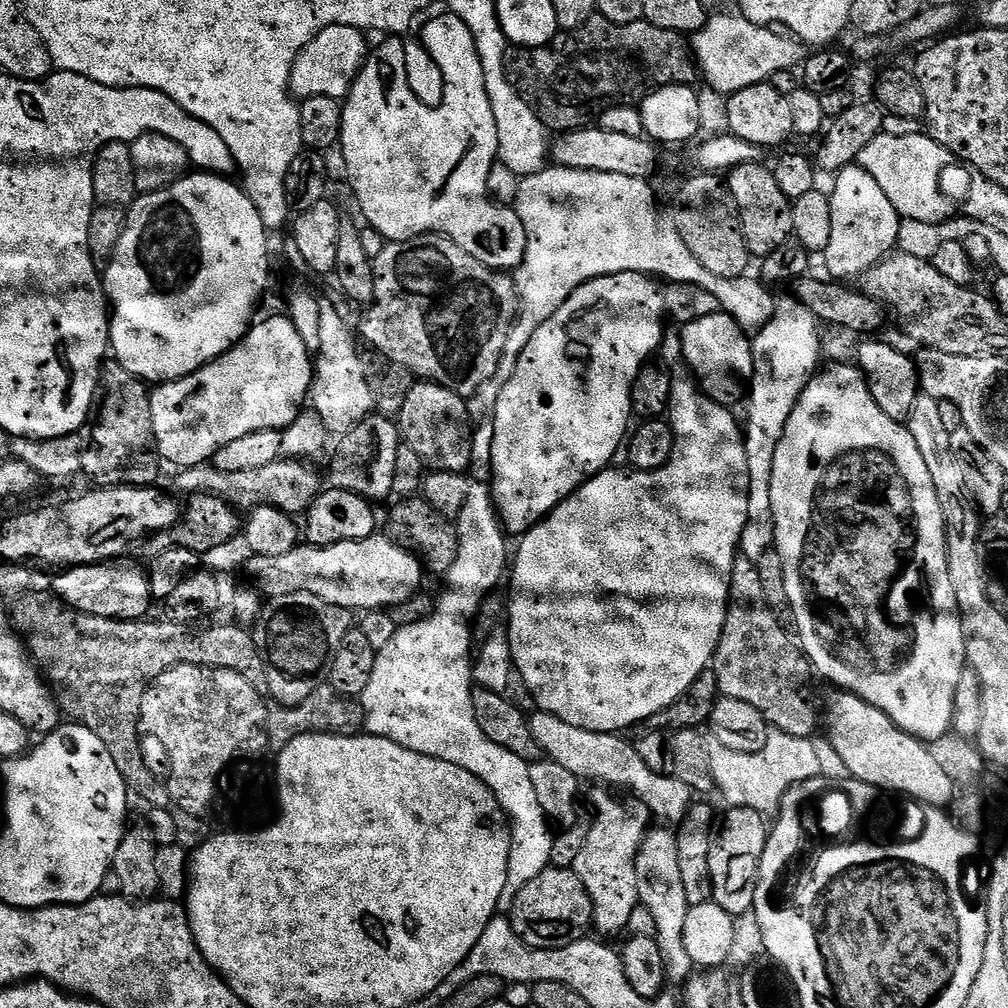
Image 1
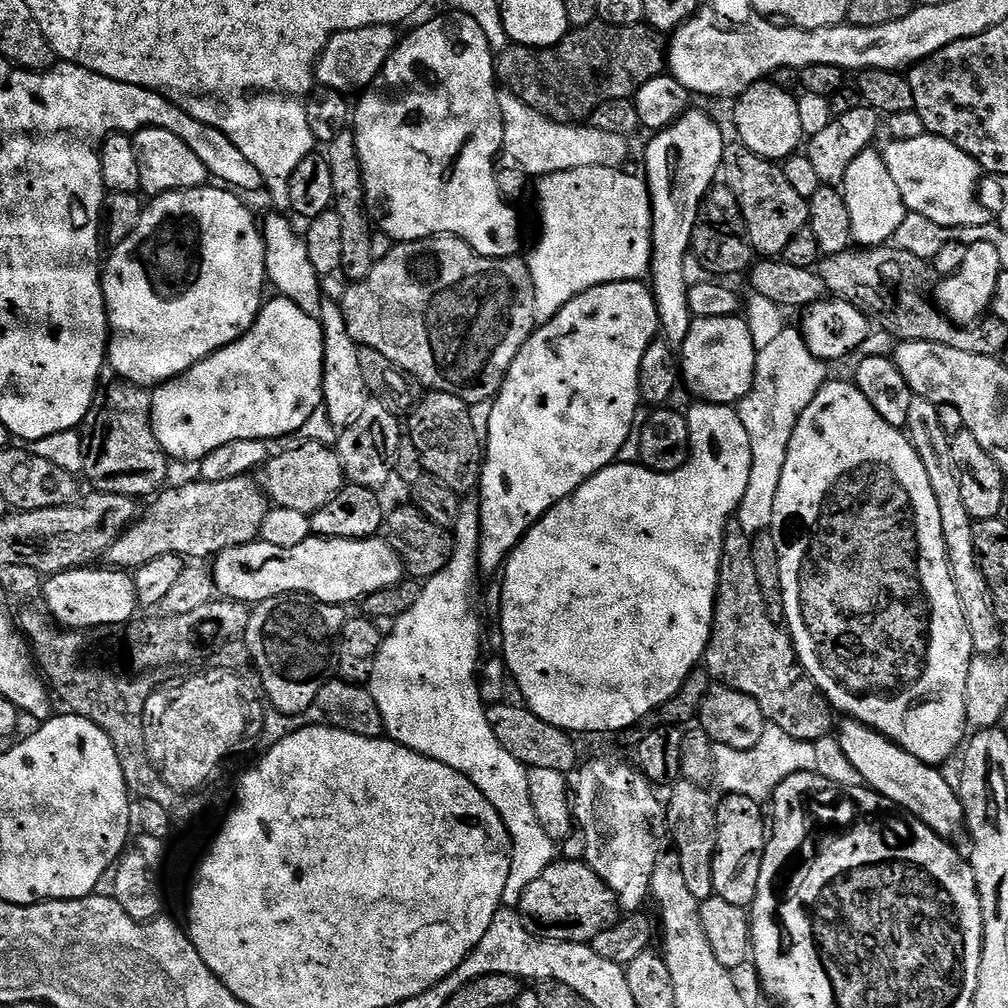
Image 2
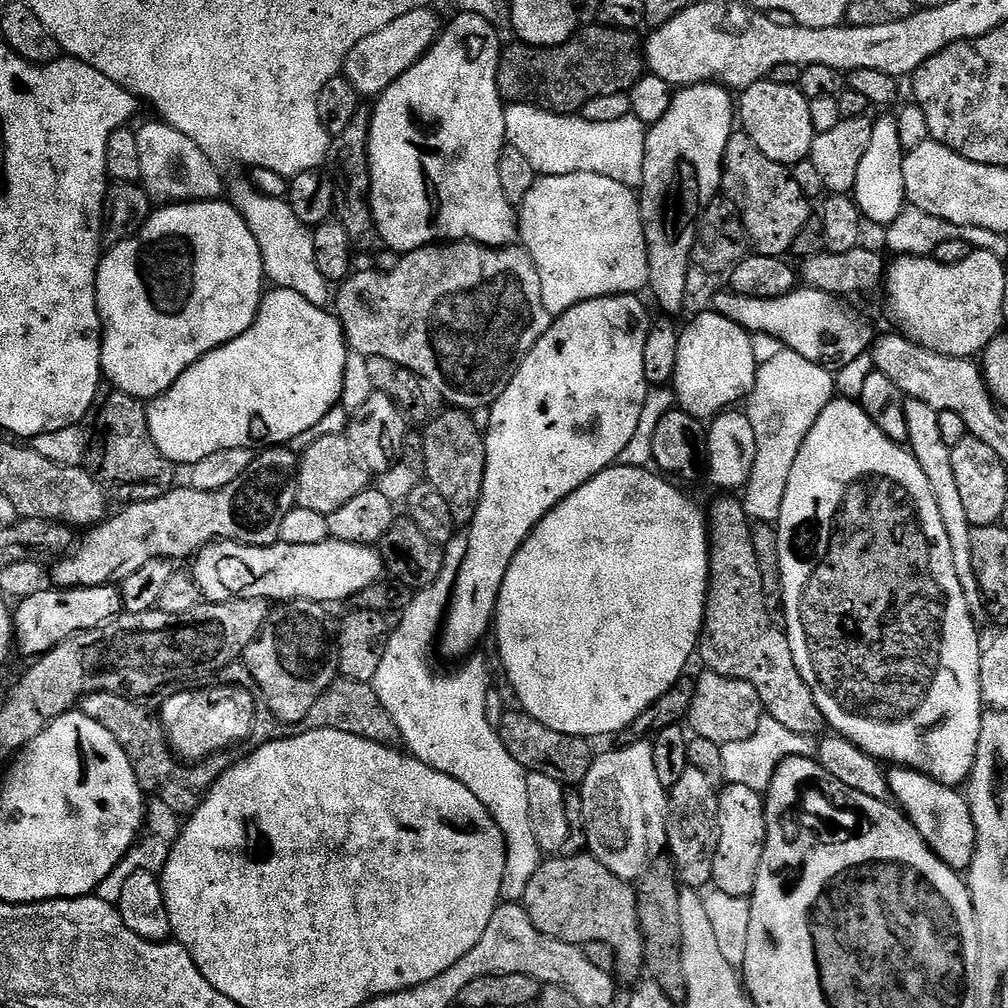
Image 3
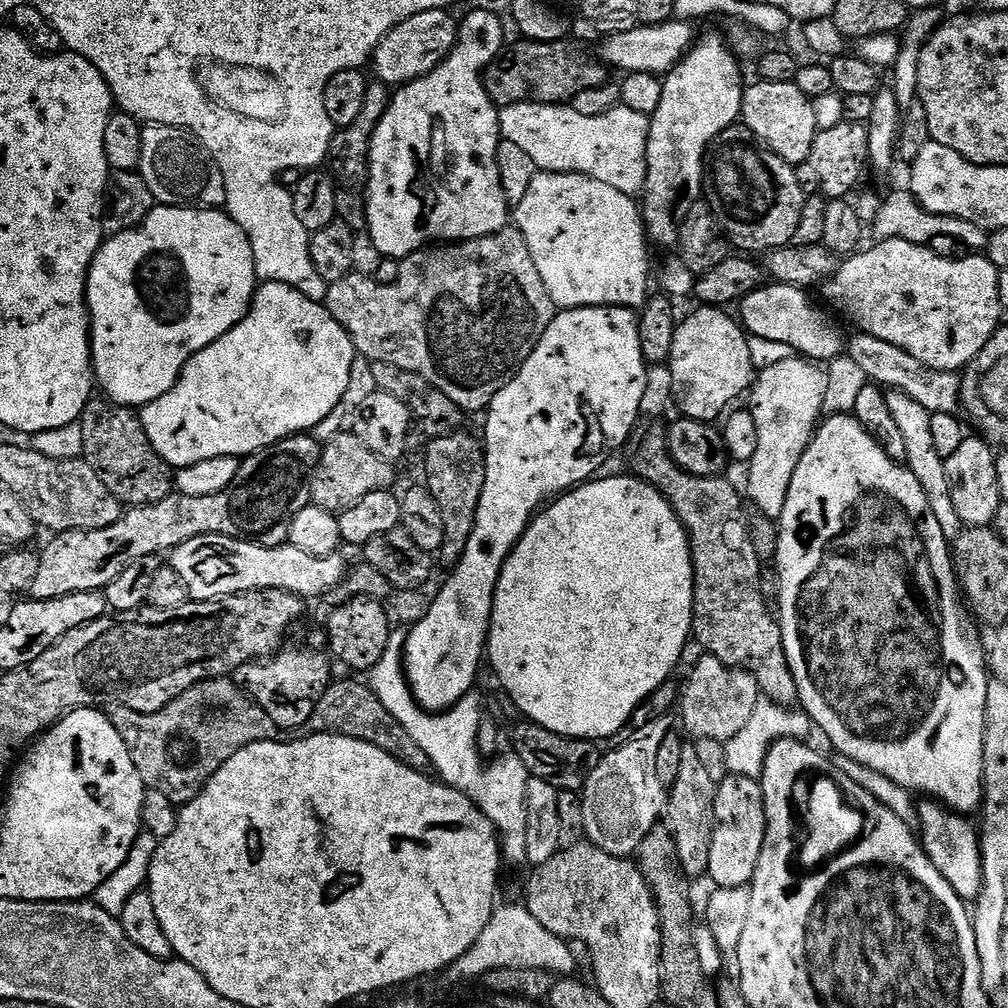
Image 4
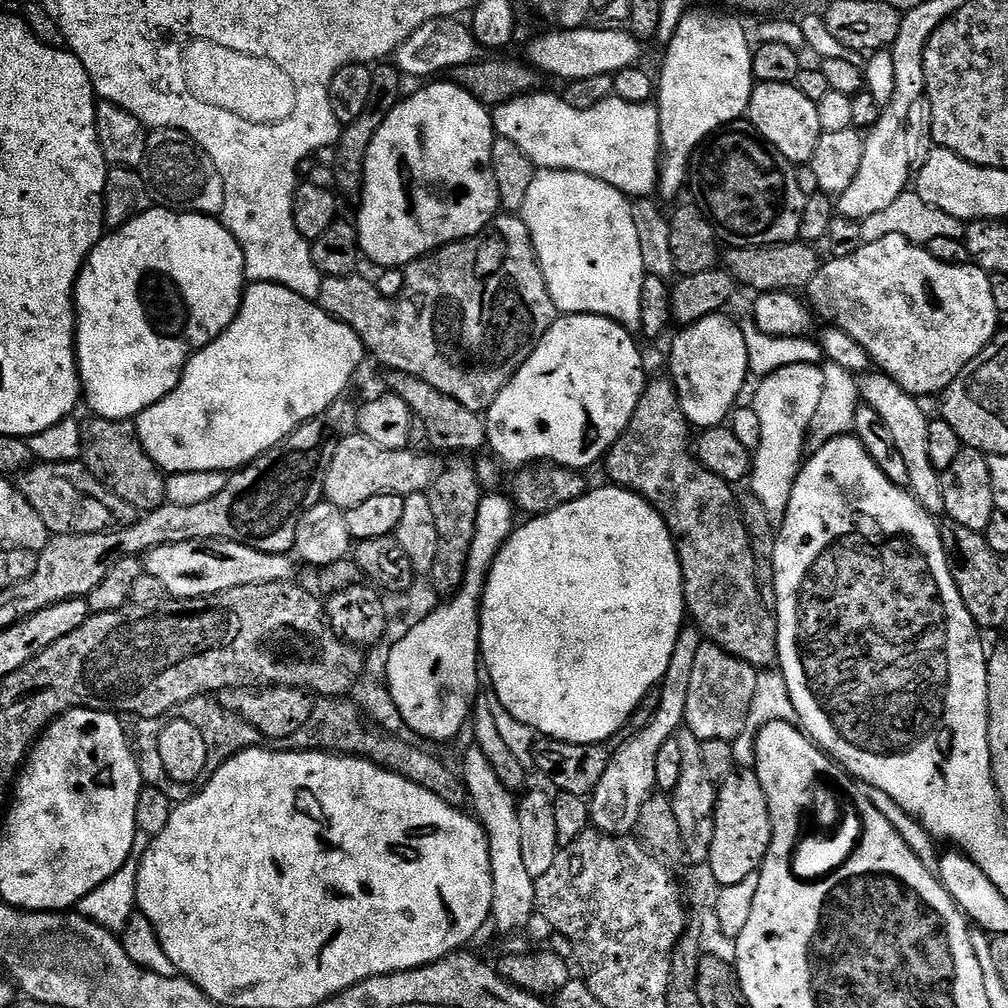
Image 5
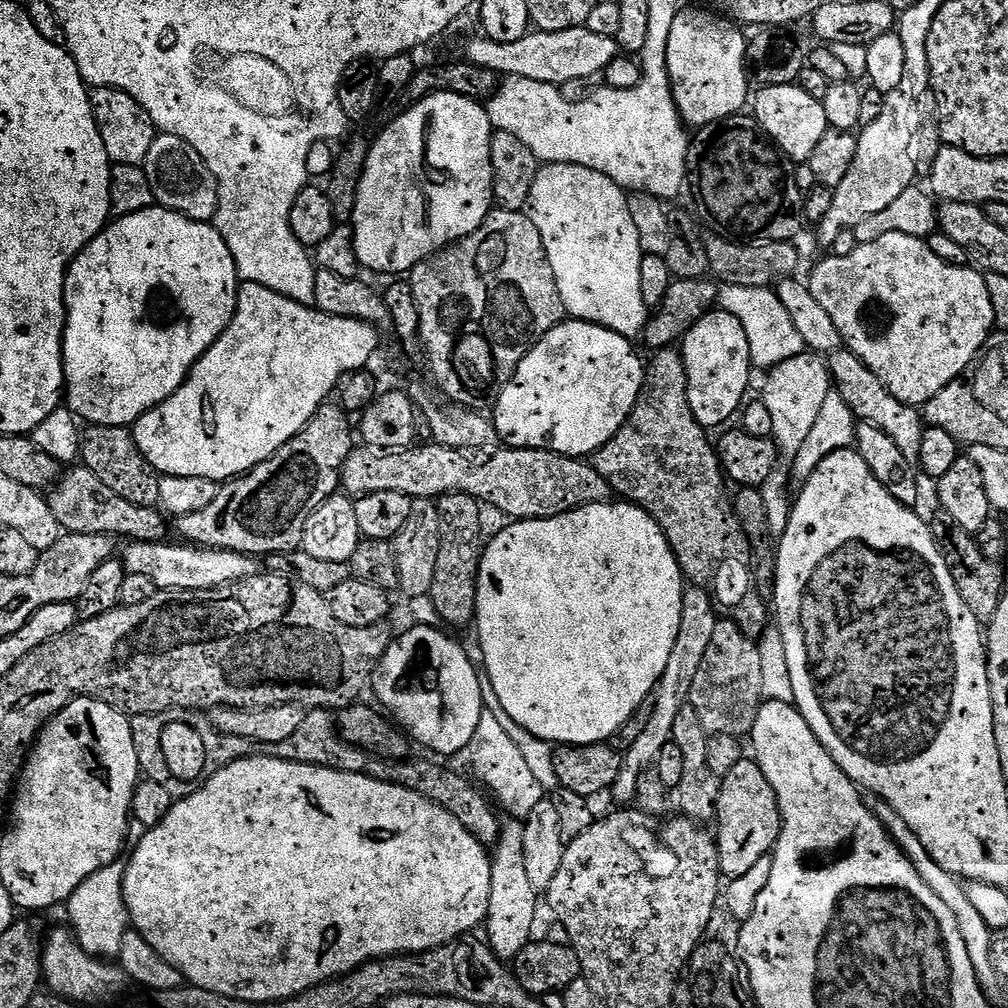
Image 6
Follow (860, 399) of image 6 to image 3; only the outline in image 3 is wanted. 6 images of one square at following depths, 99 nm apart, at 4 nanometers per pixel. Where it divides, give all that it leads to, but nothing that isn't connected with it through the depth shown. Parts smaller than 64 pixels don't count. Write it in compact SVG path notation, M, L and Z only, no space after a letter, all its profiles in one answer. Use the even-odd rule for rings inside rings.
M908 398L905 399L904 405L908 427L907 447L918 462L918 466L922 466L922 474L926 474L926 482L930 482L930 490L934 490L934 502L938 502L938 514L942 514L942 526L946 526L950 563L956 571L956 583L964 592L967 611L973 614L979 613L978 610L981 611L982 608L982 597L970 558L970 534L973 527L966 518L966 509L962 506L958 481L954 479L952 449L942 439L941 427L938 426L939 412L921 400Z

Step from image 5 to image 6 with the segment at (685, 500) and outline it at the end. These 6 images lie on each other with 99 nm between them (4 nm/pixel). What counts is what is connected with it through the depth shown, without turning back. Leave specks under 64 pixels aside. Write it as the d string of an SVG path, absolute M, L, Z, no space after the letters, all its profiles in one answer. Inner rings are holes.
M675 347L659 349L653 356L656 357L652 361L649 359L644 369L644 385L634 402L634 410L615 438L592 453L590 463L594 470L598 470L598 474L602 474L602 478L606 478L617 497L623 498L627 503L637 504L654 518L654 522L658 522L681 572L684 573L685 581L707 590L721 609L736 608L730 612L731 619L739 624L746 635L759 637L766 627L764 619L767 616L769 619L770 612L769 609L768 612L764 609L760 600L744 600L748 591L753 591L754 588L750 542L729 501L728 504L724 501L726 477L720 466L717 449L708 445L709 433L694 418L694 410L690 410L684 357Z

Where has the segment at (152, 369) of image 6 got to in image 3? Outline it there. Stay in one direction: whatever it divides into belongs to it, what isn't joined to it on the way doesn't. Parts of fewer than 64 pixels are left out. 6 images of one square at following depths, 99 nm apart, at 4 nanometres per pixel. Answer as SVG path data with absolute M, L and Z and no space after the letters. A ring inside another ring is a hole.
M217 198L198 200L193 203L169 203L167 206L157 207L135 236L123 240L120 244L111 245L103 253L100 268L96 271L96 305L100 311L102 325L100 371L103 379L111 387L131 396L137 396L145 402L151 402L162 395L191 364L201 360L207 352L213 352L226 342L238 338L246 330L250 330L250 326L256 321L256 314L260 311L260 301L266 291L262 254L258 250L258 242L254 242L254 234L250 234L250 226L246 226L240 211L230 202L224 201L223 204L222 201L223 199Z

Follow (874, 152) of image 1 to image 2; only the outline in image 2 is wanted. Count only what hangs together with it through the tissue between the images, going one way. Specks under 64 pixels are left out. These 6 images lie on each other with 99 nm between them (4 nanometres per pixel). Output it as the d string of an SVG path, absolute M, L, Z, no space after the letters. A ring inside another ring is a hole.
M926 134L922 138L910 138L910 142L892 140L889 145L889 148L883 149L882 152L886 170L890 170L894 186L898 186L898 194L902 196L902 202L908 212L922 214L922 218L930 218L930 222L938 222L938 226L947 228L969 228L989 223L990 213L980 205L978 199L982 169L977 160L970 158L970 154L931 134Z

